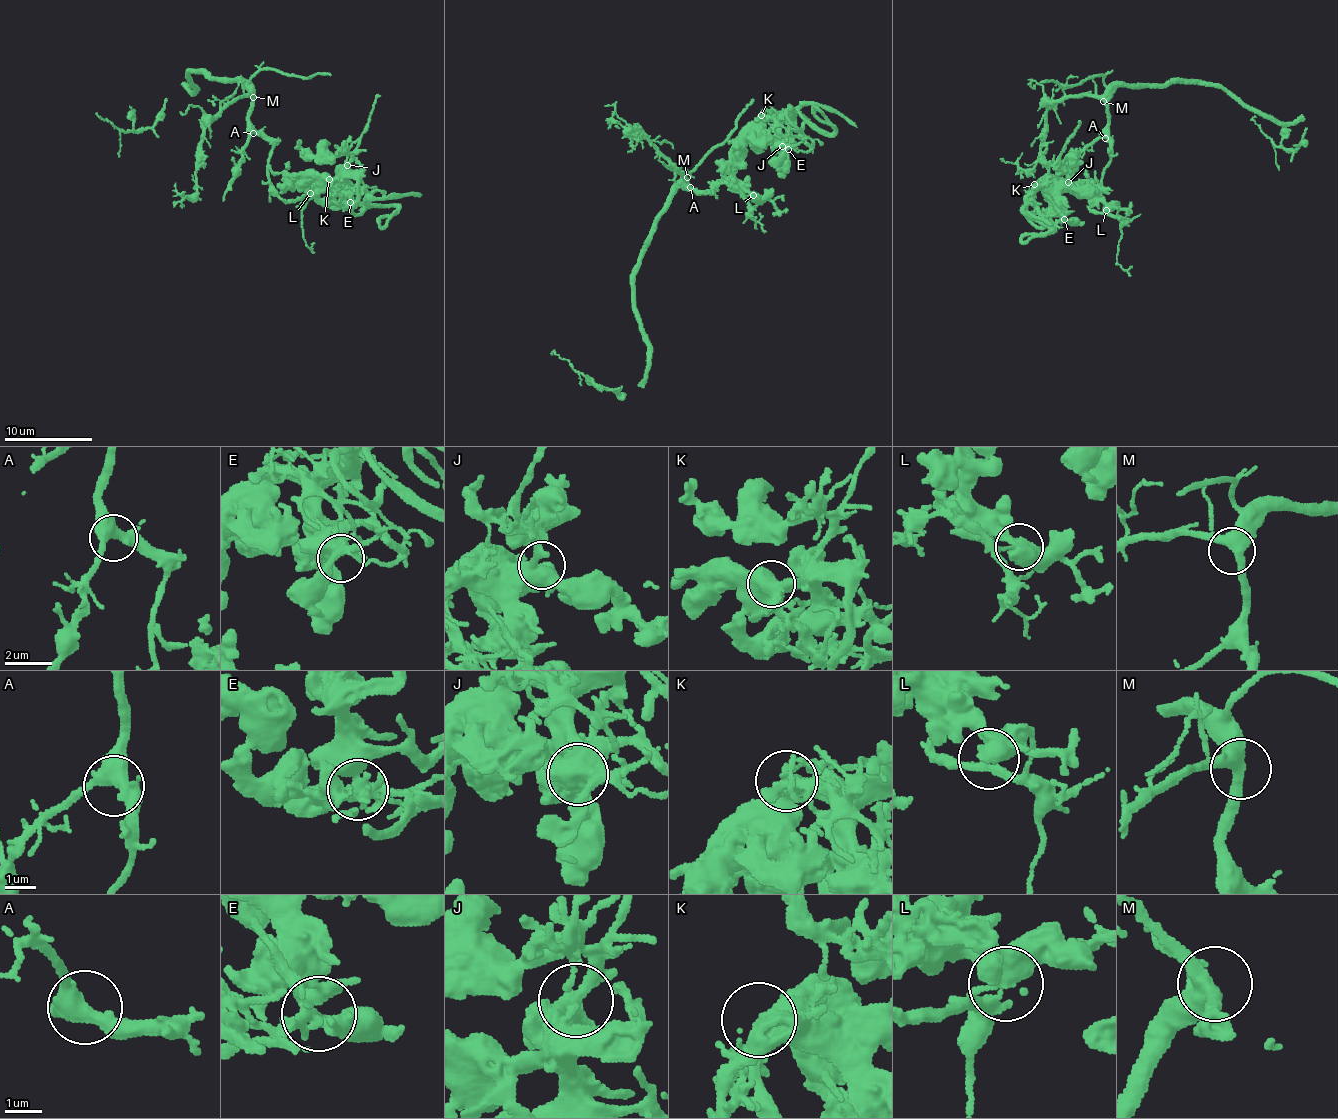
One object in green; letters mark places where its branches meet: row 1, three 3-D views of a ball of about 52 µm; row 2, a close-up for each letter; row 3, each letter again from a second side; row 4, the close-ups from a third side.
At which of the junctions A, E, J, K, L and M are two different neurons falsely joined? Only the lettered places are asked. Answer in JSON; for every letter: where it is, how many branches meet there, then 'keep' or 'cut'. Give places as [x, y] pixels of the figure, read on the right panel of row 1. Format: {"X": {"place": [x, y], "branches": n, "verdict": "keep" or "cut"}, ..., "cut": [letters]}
{"A": {"place": [1105, 138], "branches": 4, "verdict": "keep"}, "E": {"place": [1064, 219], "branches": 5, "verdict": "keep"}, "J": {"place": [1068, 182], "branches": 3, "verdict": "keep"}, "K": {"place": [1034, 184], "branches": 3, "verdict": "keep"}, "L": {"place": [1106, 210], "branches": 3, "verdict": "cut"}, "M": {"place": [1103, 101], "branches": 3, "verdict": "keep"}, "cut": ["L"]}

